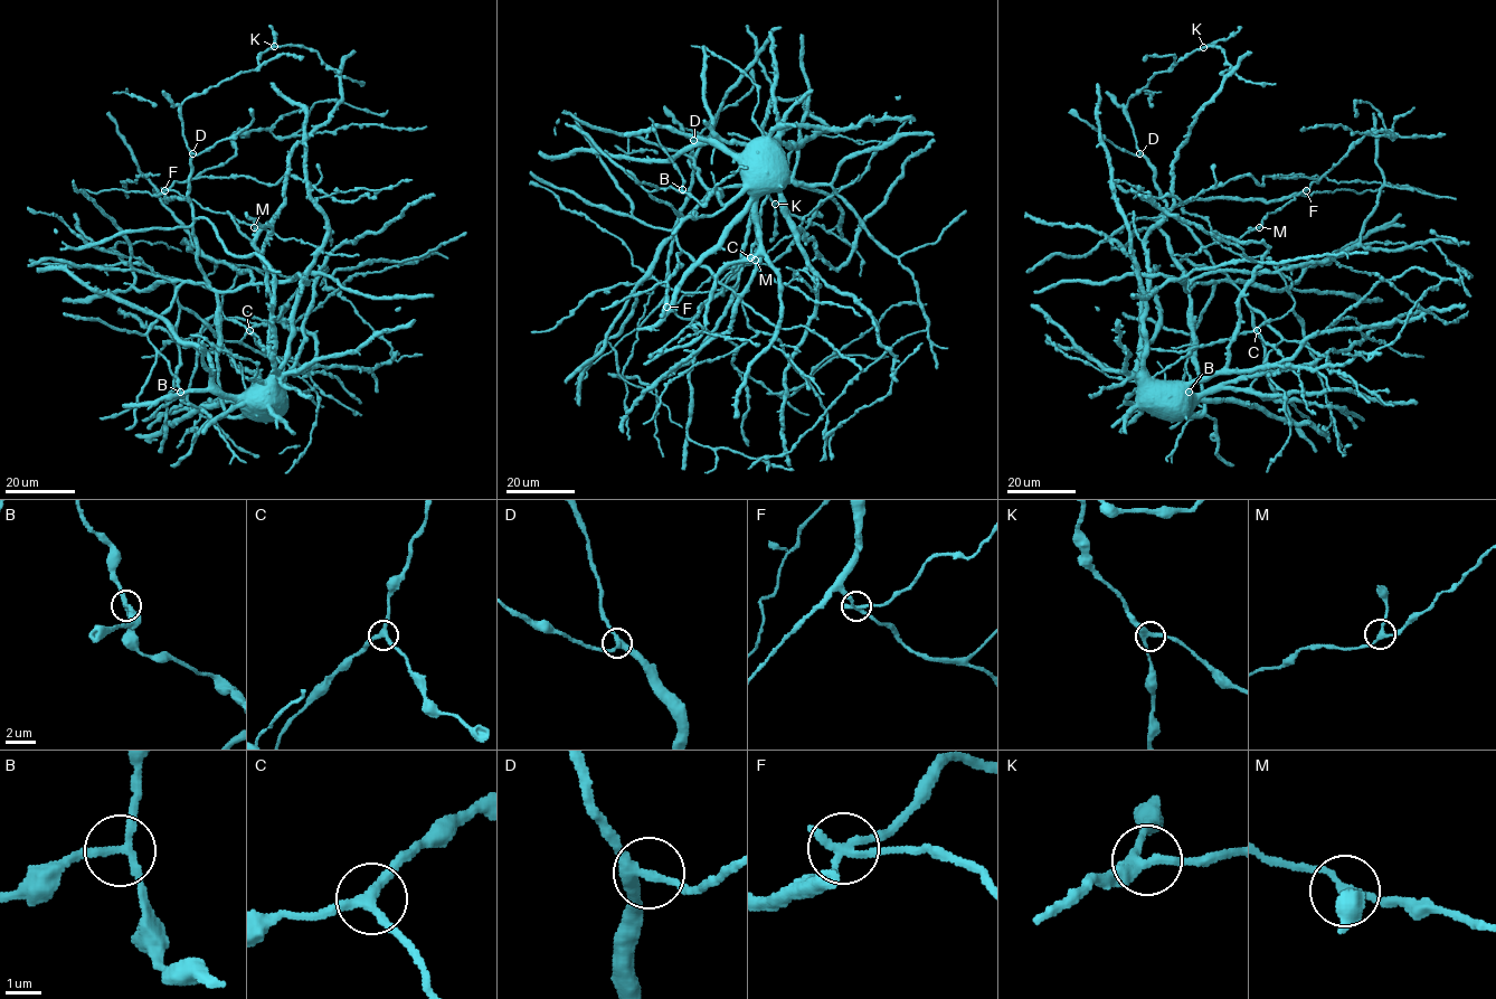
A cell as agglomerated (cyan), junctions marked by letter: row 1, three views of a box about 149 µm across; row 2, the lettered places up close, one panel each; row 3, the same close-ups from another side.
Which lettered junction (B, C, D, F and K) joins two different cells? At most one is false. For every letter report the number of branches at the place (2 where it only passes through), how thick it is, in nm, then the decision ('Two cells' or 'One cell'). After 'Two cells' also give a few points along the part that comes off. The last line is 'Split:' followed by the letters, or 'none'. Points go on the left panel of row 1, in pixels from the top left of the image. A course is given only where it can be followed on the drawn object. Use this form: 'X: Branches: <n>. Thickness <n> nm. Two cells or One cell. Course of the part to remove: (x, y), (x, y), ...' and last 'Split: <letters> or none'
B: Branches: 3. Thickness 240 nm. One cell
C: Branches: 3. Thickness 280 nm. One cell
D: Branches: 3. Thickness 300 nm. One cell
F: Branches: 3. Thickness 240 nm. Two cells. Course of the part to remove: (164, 189), (176, 190), (212, 213), (224, 213), (273, 232), (281, 238), (303, 241), (332, 255), (358, 255)
K: Branches: 3. Thickness 280 nm. One cell
Split: F

